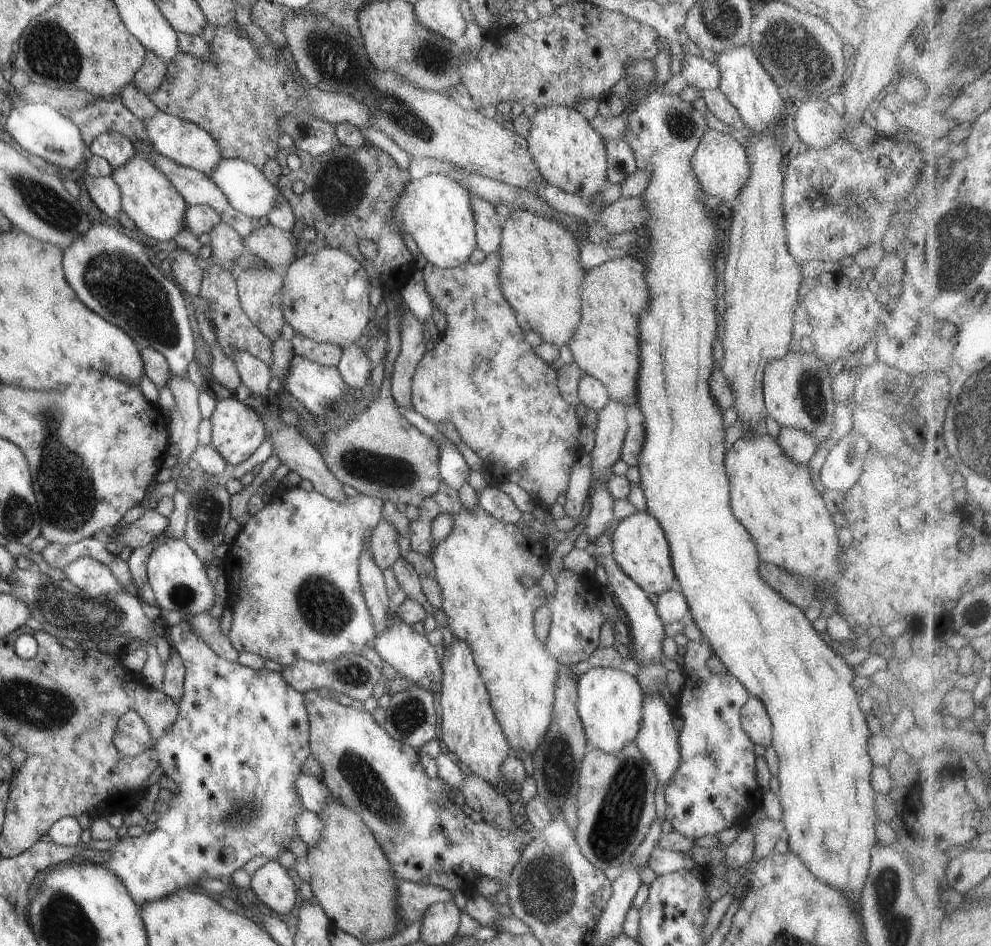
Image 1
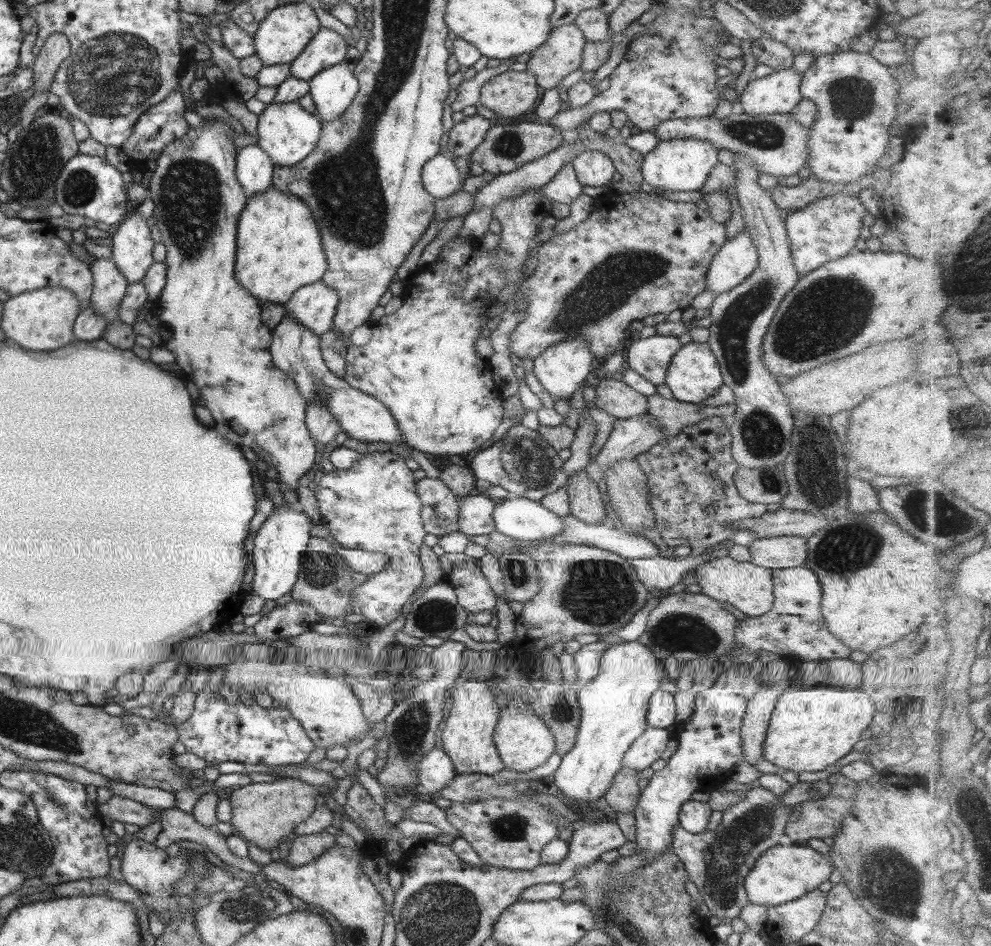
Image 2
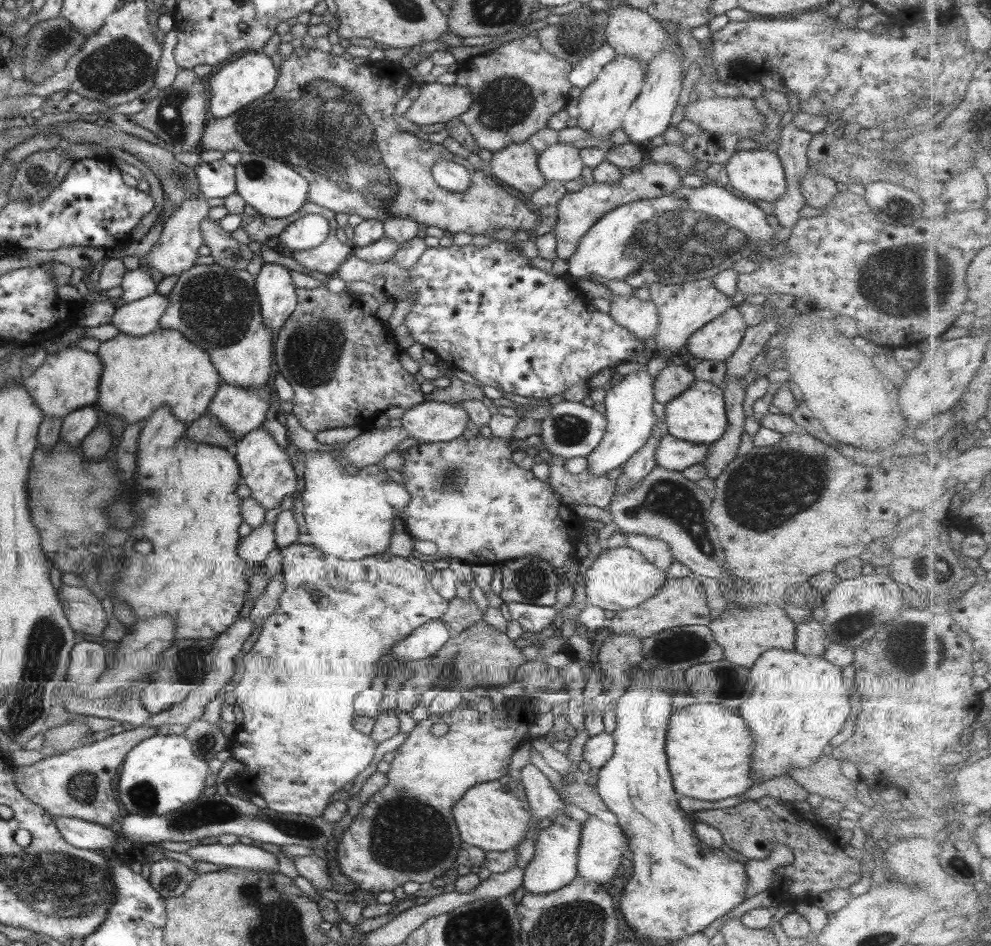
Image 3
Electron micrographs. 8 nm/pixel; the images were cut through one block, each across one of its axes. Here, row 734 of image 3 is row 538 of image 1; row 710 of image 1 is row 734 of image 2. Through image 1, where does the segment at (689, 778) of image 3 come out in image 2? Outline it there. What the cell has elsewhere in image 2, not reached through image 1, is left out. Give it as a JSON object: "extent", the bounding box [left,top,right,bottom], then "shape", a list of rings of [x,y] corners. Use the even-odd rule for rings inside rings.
{"extent":[762,685,873,772],"shape":[[[816,685],[783,692],[772,710],[766,737],[762,744],[762,759],[780,771],[819,772],[835,765],[851,752],[873,716],[873,702],[860,690]]]}

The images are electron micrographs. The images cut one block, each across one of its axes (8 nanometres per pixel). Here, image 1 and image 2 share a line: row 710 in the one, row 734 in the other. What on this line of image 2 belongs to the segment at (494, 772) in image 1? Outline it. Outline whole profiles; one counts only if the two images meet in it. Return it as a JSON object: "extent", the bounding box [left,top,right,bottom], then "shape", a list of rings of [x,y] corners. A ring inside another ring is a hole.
{"extent":[441,681,504,776],"shape":[[[469,681],[451,687],[451,709],[448,711],[445,725],[441,730],[441,742],[442,752],[449,758],[456,775],[461,774],[461,772],[466,772],[467,774],[493,776],[495,772],[500,772],[504,769],[492,739],[493,731],[500,715],[500,710],[497,704],[495,704],[492,690],[493,688],[489,681]]]}

